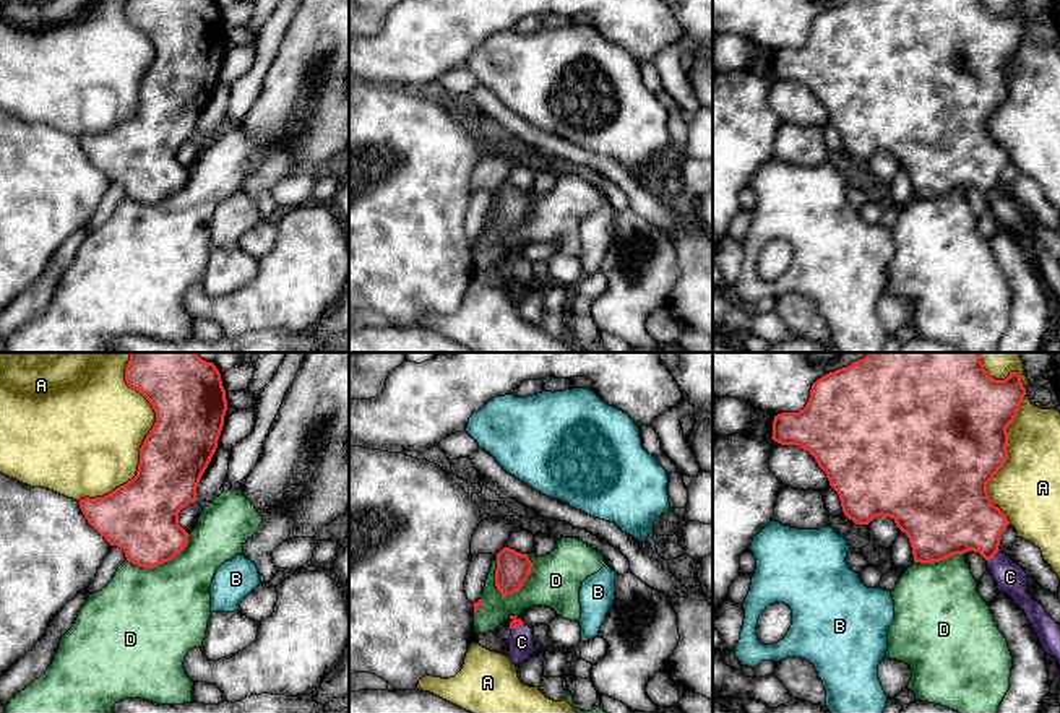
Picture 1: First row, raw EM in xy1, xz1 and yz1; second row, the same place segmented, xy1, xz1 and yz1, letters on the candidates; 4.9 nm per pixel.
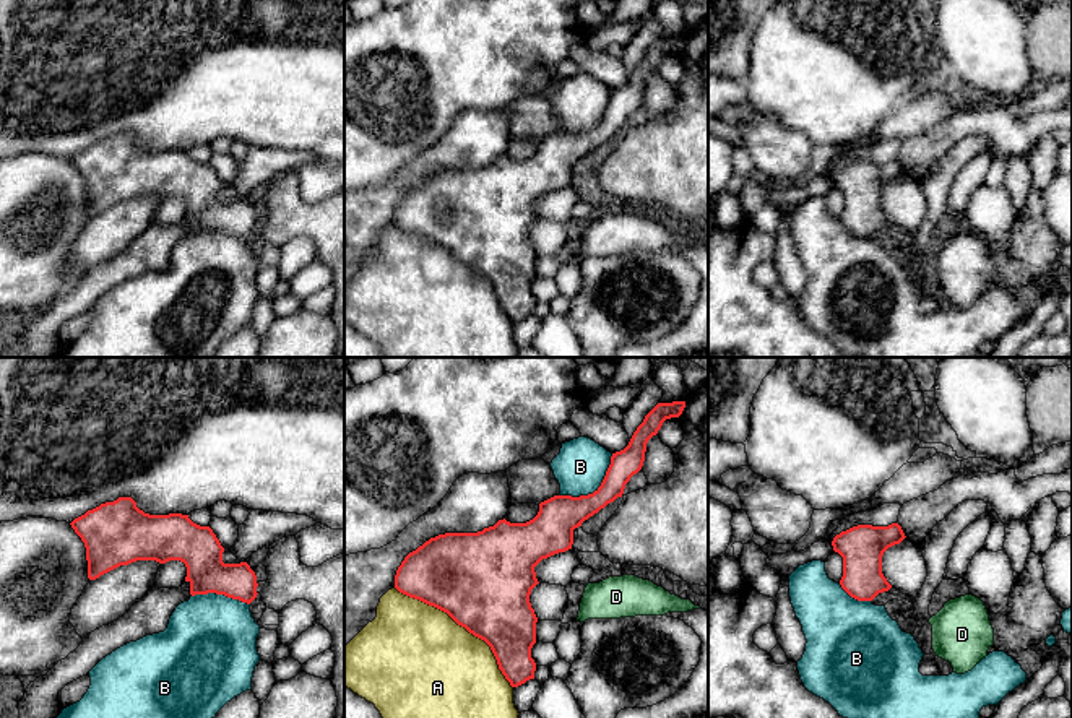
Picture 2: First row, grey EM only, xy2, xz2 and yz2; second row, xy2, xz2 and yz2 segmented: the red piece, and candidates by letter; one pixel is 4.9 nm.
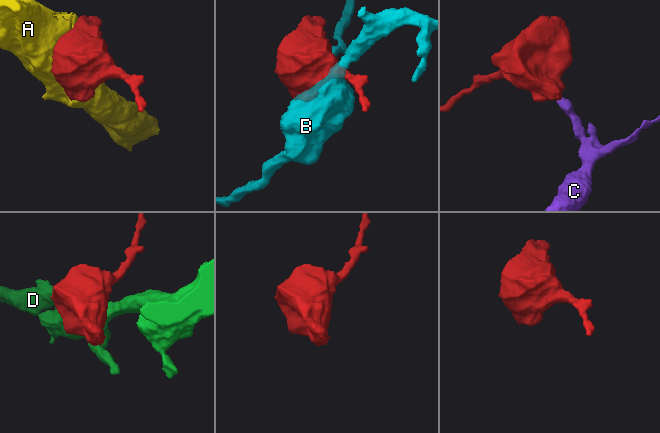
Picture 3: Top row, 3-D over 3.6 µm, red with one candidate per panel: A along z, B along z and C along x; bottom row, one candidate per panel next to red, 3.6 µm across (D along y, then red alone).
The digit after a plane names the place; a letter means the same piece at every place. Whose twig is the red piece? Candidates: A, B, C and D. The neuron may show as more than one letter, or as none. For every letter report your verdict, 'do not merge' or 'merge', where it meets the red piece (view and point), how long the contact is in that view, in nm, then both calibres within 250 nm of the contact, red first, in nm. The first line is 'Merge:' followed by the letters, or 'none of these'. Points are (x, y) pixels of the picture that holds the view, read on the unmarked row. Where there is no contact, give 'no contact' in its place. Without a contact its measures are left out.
Merge: C
A: do not merge; meets red in xy1 at (142, 83); contact 750 nm long; 340 nm thick on the red side, 480 nm on the other
B: do not merge; meets red in xz2 at (595, 127); contact 340 nm long; 200 nm thick on the red side, 260 nm on the other
C: merge; meets red in yz1 at (992, 192); contact 90 nm long; 340 nm thick on the red side, 150 nm on the other
D: do not merge; meets red in xz1 at (526, 215); contact 260 nm long; 160 nm thick on the red side, 260 nm on the other

